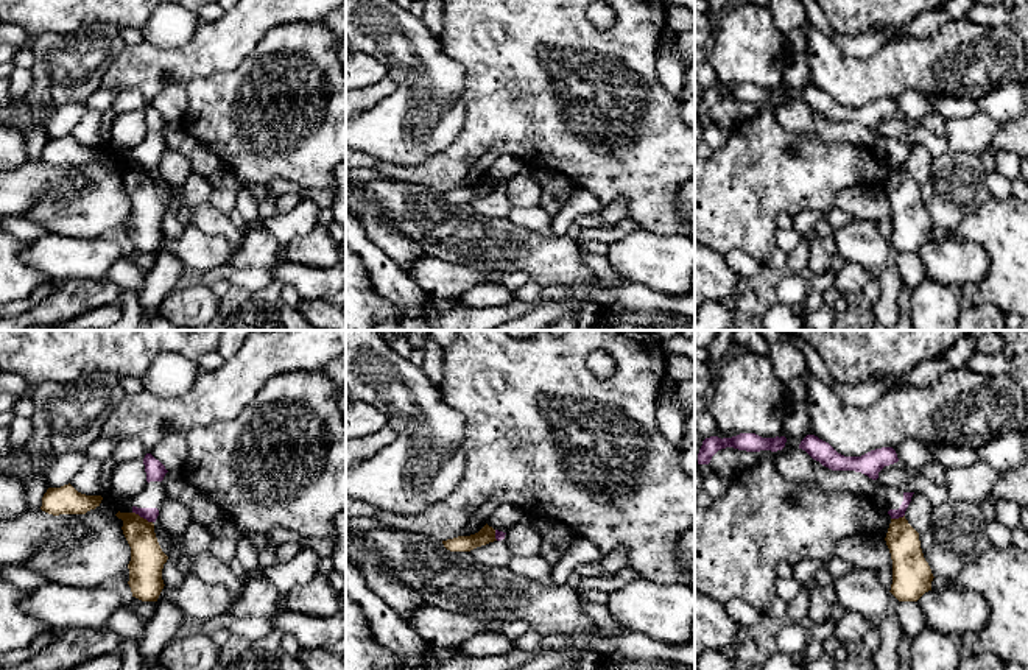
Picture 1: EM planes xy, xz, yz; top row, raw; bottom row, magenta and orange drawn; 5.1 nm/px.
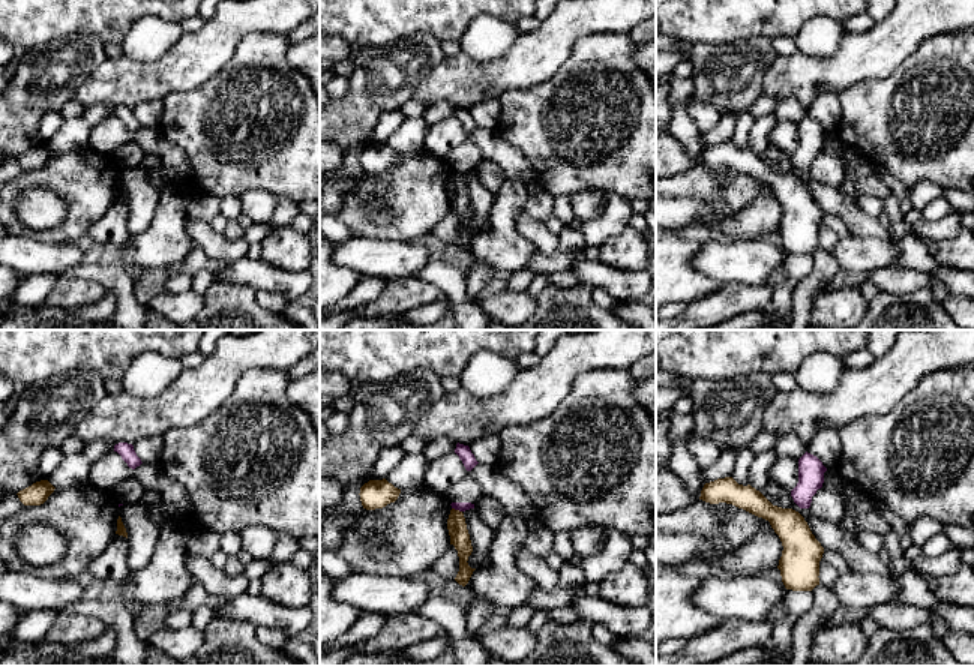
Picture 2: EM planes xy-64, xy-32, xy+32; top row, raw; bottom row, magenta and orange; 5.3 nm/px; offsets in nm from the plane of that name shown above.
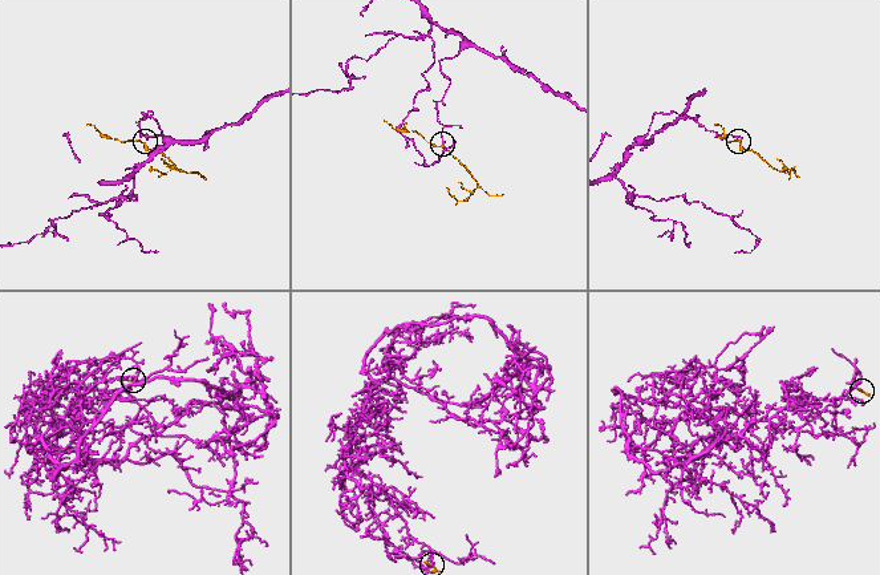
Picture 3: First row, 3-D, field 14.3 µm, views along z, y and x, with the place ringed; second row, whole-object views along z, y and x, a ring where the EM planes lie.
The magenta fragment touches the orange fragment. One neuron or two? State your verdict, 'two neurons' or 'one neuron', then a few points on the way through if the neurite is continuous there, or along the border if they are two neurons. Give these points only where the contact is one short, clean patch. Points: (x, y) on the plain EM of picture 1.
two neurons | along xy (133, 162), (151, 173)

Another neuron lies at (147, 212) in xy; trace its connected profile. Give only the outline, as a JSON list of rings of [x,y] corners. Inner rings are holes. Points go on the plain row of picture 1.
[[[117,164],[123,171],[123,185],[131,198],[129,238],[132,248],[142,252],[157,252],[162,240],[162,220],[168,207],[162,203],[154,175],[136,164]]]

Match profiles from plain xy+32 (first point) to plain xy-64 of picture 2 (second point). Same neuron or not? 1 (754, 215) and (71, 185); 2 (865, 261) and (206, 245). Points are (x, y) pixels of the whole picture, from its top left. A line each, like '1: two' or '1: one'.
1: one
2: two

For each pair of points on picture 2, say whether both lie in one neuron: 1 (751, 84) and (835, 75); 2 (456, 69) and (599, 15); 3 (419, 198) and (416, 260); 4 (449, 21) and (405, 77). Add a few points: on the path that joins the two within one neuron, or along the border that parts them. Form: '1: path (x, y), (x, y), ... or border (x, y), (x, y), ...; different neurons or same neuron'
1: border (778, 56), (764, 77), (763, 93); different neurons
2: path (493, 71), (512, 71), (524, 65), (563, 29); same neuron
3: border (422, 239), (411, 242), (381, 240); different neurons
4: border (399, 39), (416, 33), (431, 33), (440, 42); different neurons

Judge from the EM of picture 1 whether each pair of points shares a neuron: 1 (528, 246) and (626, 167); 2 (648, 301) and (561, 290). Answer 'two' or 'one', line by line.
1: two
2: one

